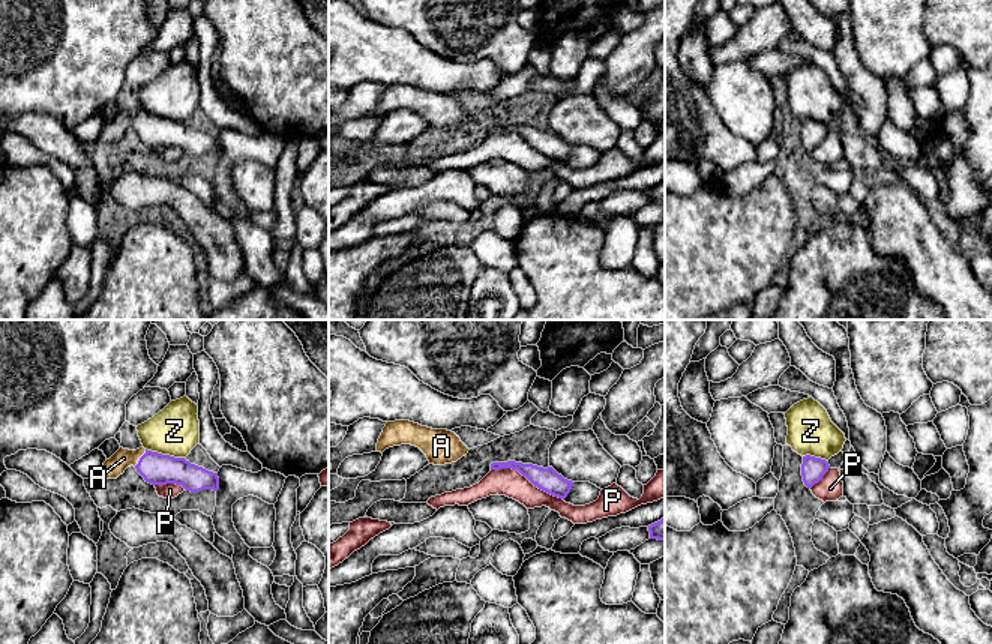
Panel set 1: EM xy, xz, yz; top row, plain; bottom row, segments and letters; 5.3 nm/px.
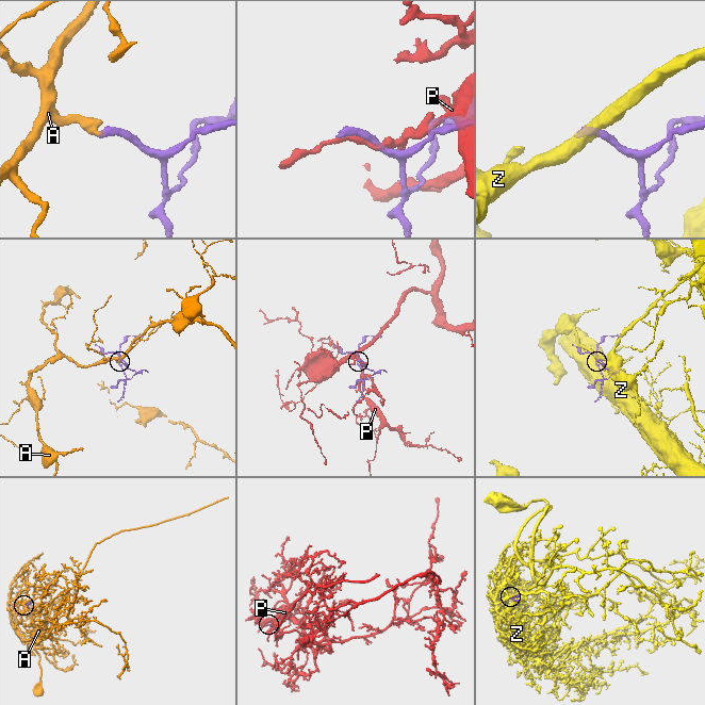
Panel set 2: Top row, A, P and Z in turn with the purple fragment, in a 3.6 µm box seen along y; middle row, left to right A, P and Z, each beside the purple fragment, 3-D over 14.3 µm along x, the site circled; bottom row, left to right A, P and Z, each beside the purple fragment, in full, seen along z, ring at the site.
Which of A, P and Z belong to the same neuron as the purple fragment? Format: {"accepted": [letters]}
{"accepted": ["A"]}

